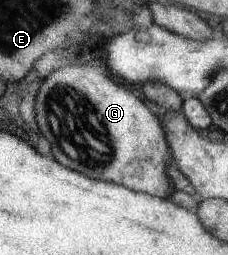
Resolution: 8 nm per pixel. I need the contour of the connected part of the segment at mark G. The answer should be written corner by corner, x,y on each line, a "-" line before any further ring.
67,65
49,74
47,80
43,80
41,88
39,88
39,94
37,95
35,101
35,110
37,110
37,121
39,126
41,126
41,132
45,134
45,138
51,142
53,146
53,152
57,156
57,160
61,160
61,164
73,168
73,170
79,170
83,174
87,174
89,178
95,178
97,180
111,180
111,182
117,182
117,184
123,184
127,188
133,188
133,190
139,190
139,192
149,193
153,196
158,196
161,198
171,199
175,191
177,190
172,177
168,174
169,164
174,163
172,146
169,144
169,140
166,134
164,126
161,125
159,118
151,112
151,108
145,104
145,100
141,100
141,96
137,96
133,90
129,90
127,86
123,86
122,83
119,84
113,76
105,72
105,67
89,67
86,65
73,66

